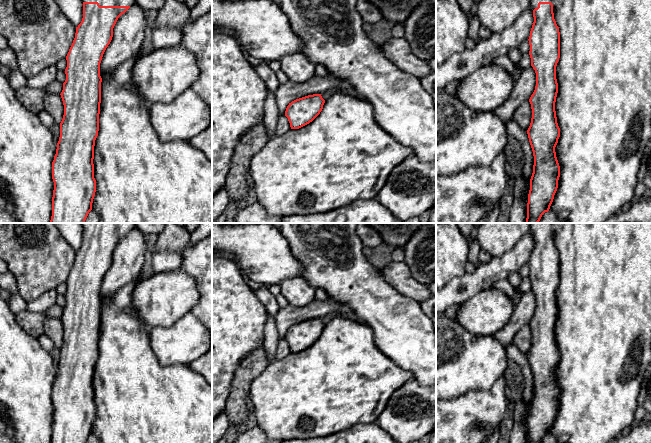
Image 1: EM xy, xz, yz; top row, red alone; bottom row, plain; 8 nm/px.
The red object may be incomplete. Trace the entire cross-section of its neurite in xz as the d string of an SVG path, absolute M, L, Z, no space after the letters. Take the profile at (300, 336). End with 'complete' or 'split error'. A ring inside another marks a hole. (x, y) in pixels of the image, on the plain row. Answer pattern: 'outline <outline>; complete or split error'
outline M335 317L326 325L322 322L321 318L313 318L296 323L287 330L285 340L289 344L291 353L283 359L269 363L266 369L253 380L249 391L251 411L256 418L257 426L264 431L269 439L284 441L288 439L321 438L327 435L333 435L339 431L345 431L357 424L374 423L385 409L391 395L413 378L413 373L411 371L399 367L376 346L374 331L371 327L346 318Z; split error

